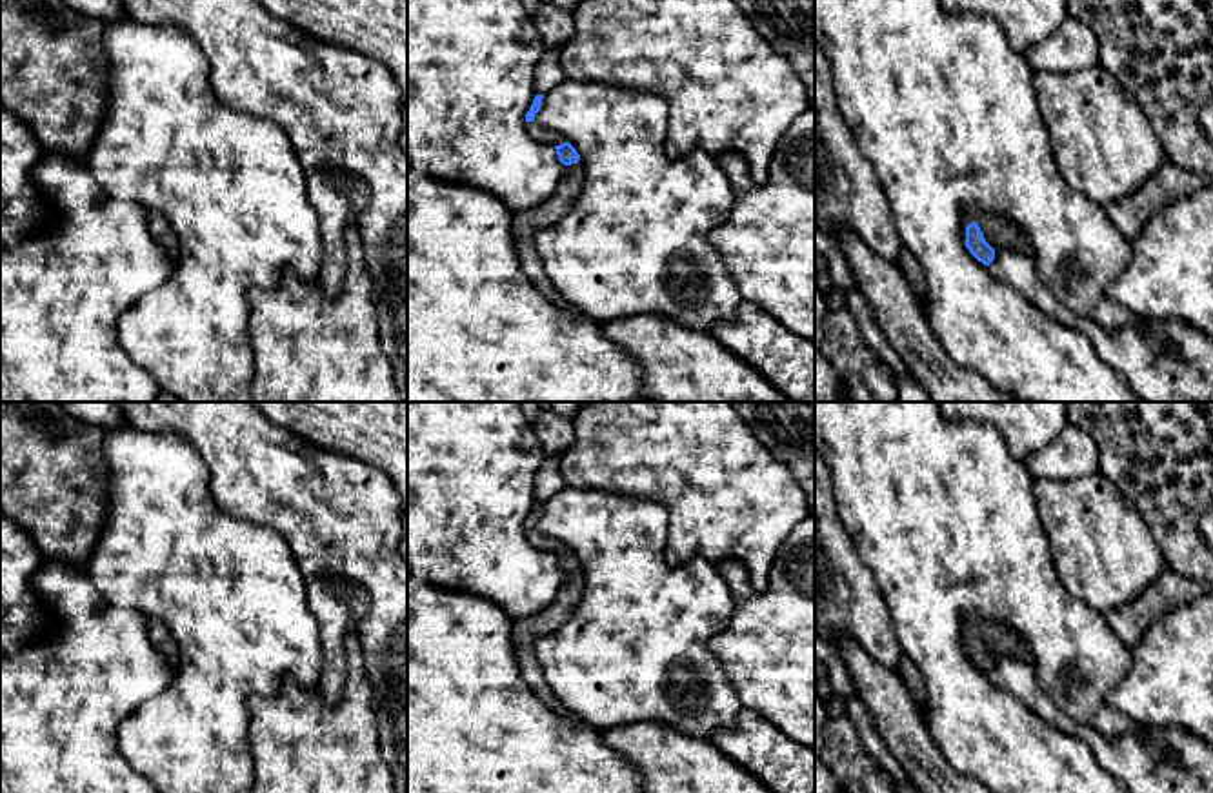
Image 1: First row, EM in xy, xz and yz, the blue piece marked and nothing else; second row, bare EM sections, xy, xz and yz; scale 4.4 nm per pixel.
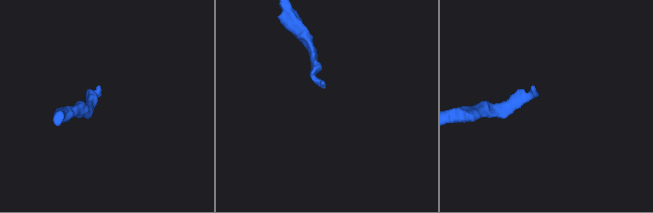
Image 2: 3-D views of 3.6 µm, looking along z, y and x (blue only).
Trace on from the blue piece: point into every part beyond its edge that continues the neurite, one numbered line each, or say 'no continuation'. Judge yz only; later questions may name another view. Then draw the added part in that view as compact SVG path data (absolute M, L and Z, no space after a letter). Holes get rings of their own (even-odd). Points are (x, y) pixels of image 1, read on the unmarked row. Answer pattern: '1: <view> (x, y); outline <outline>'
1: yz (1001, 641); outline M982 624L978 629L986 649L993 657L1011 657L1017 660L1031 662L1031 647L1013 629L1004 624Z

